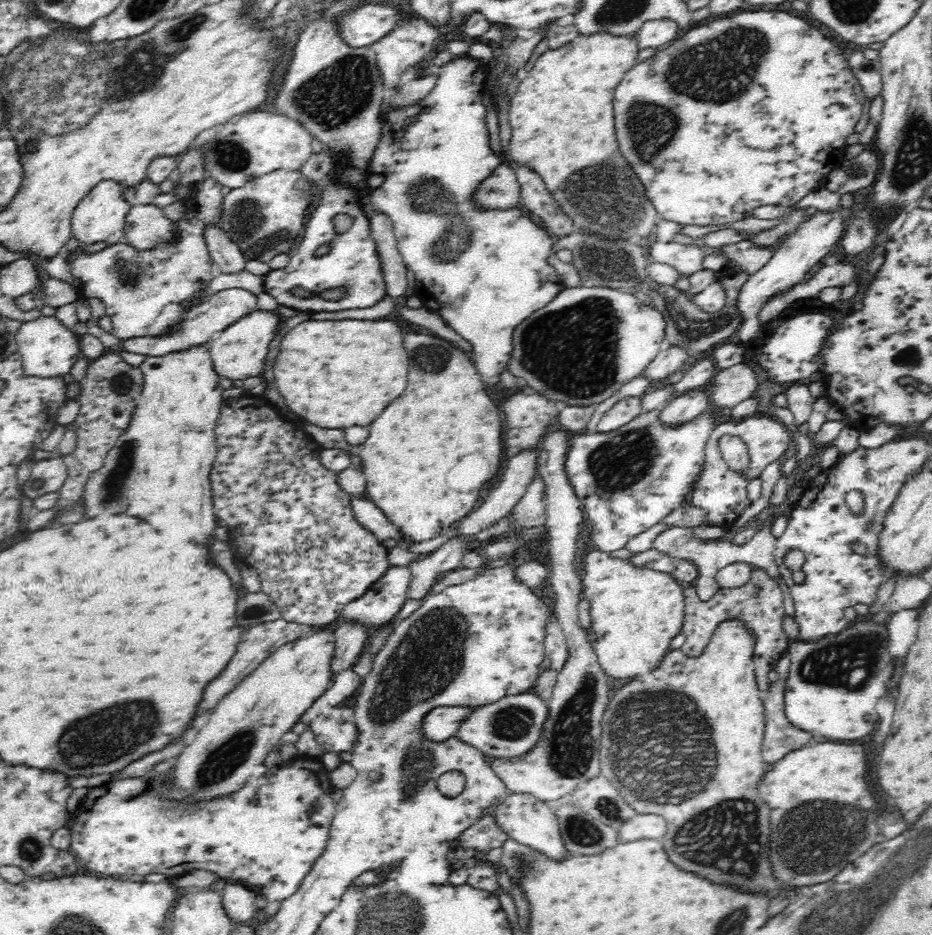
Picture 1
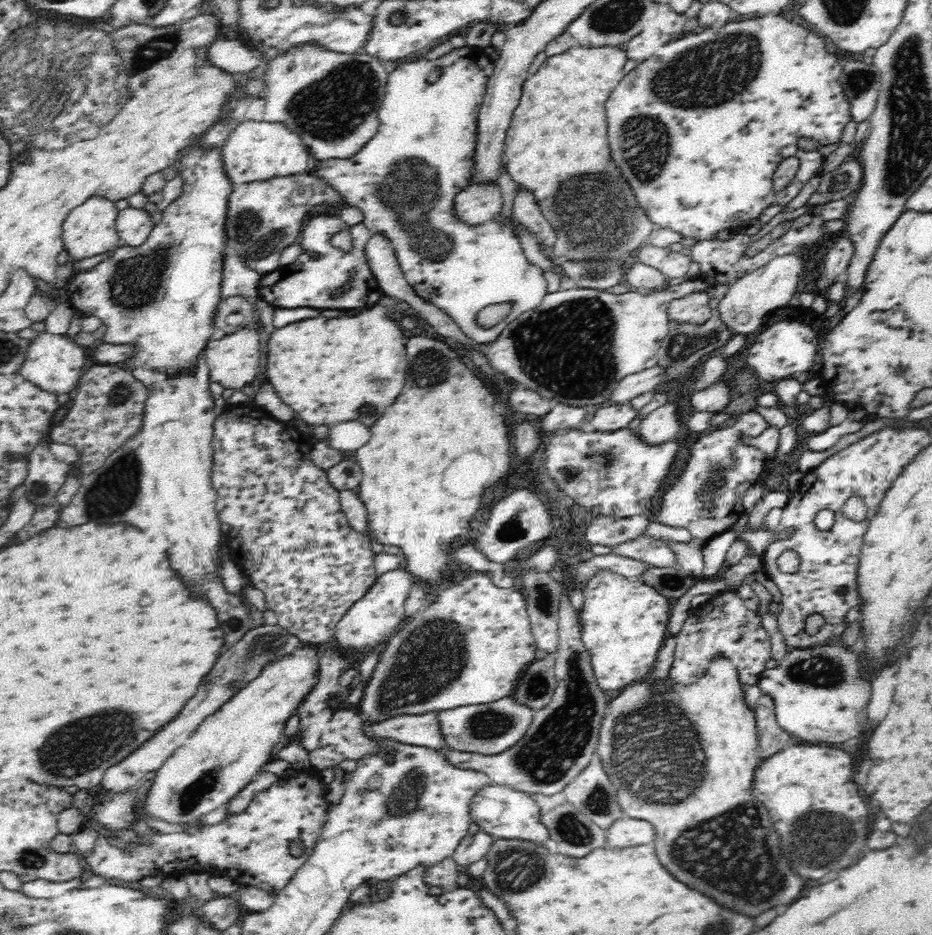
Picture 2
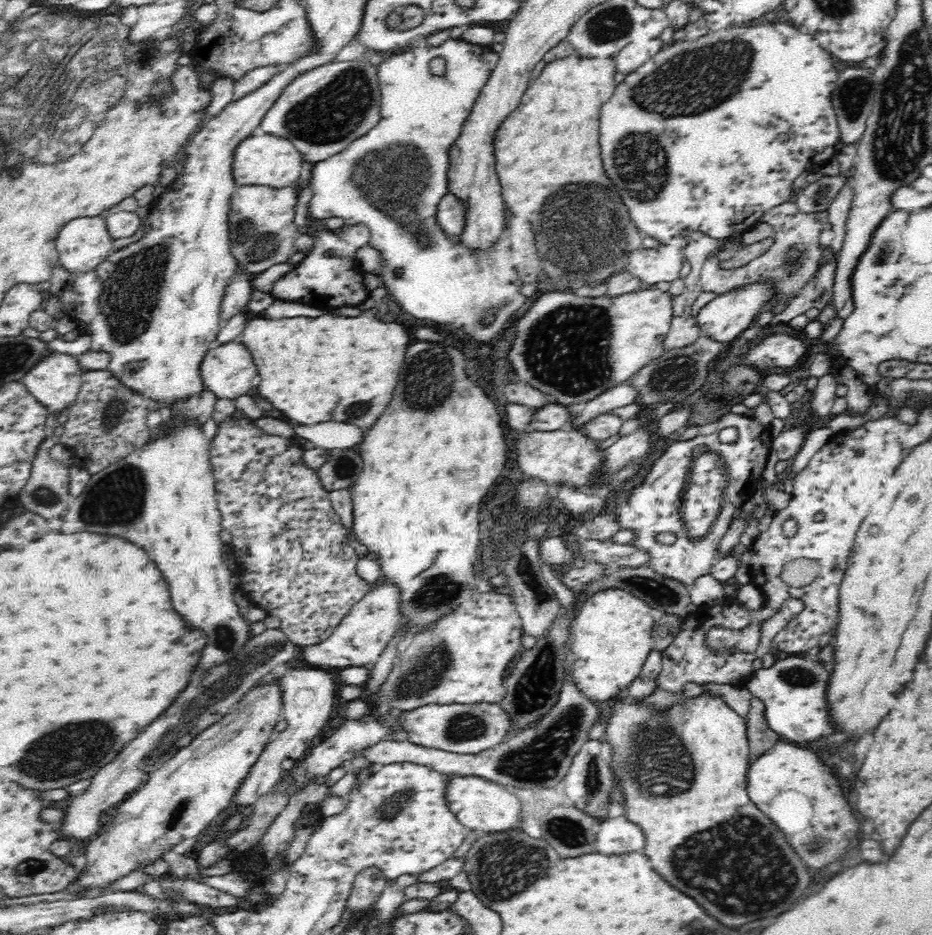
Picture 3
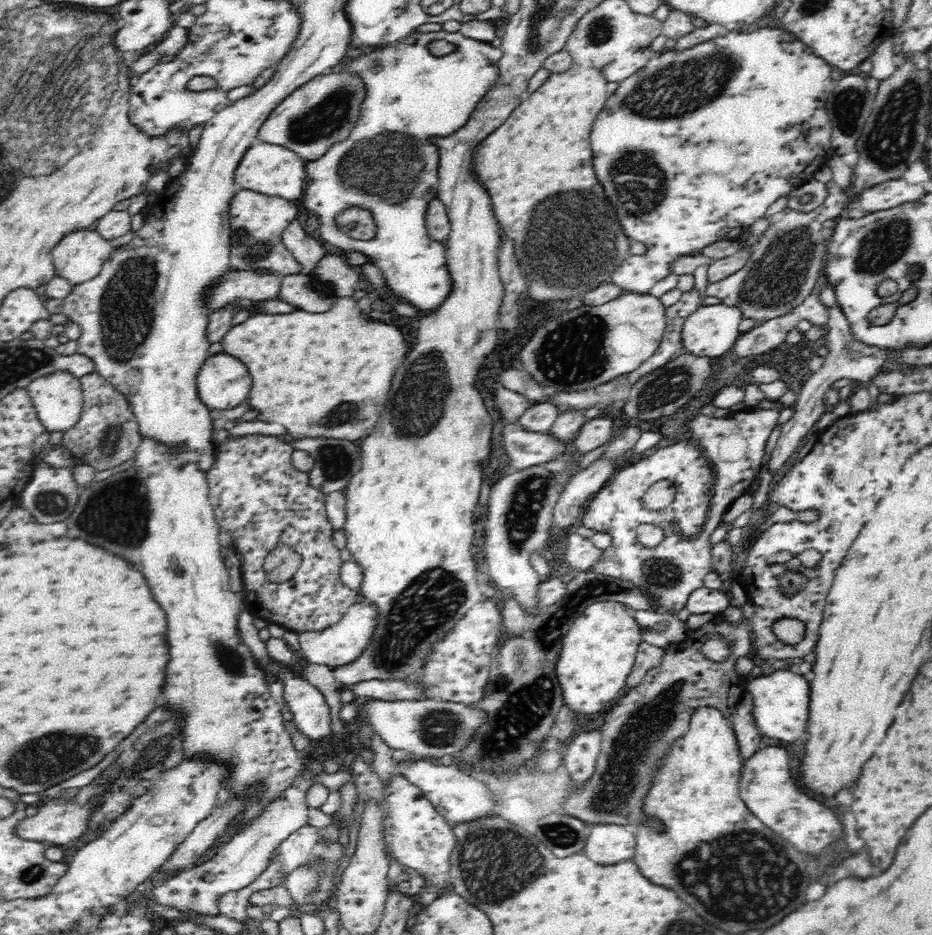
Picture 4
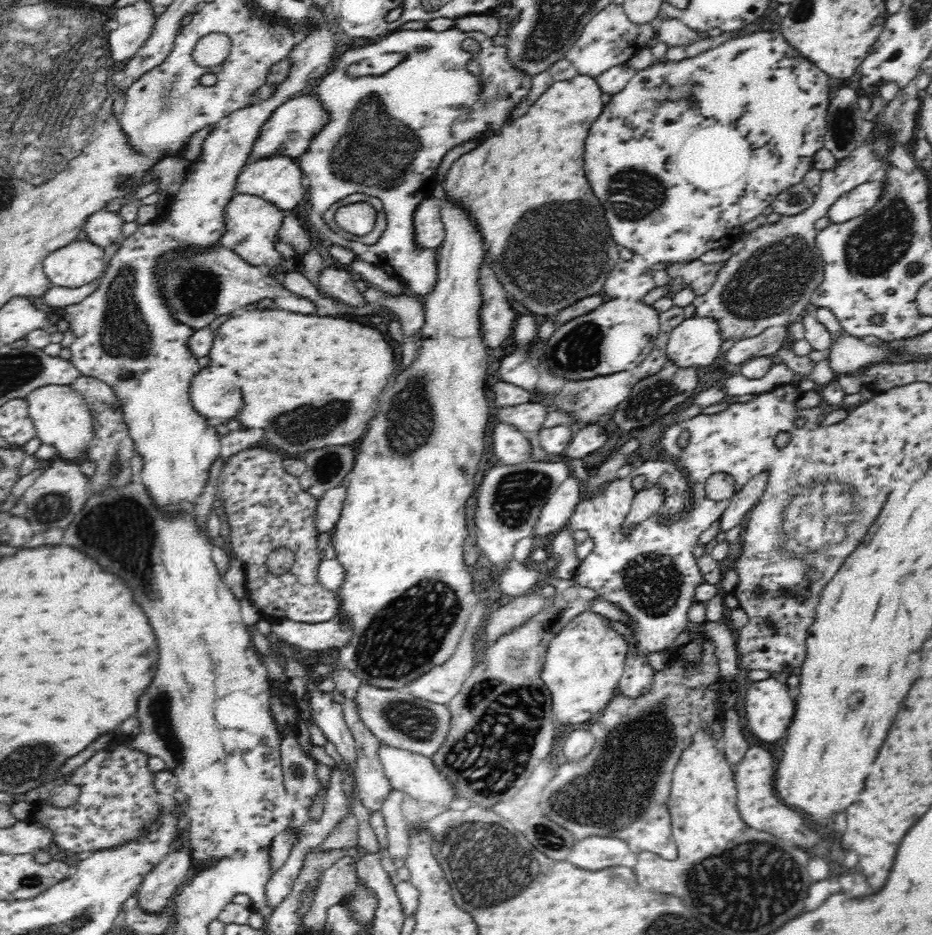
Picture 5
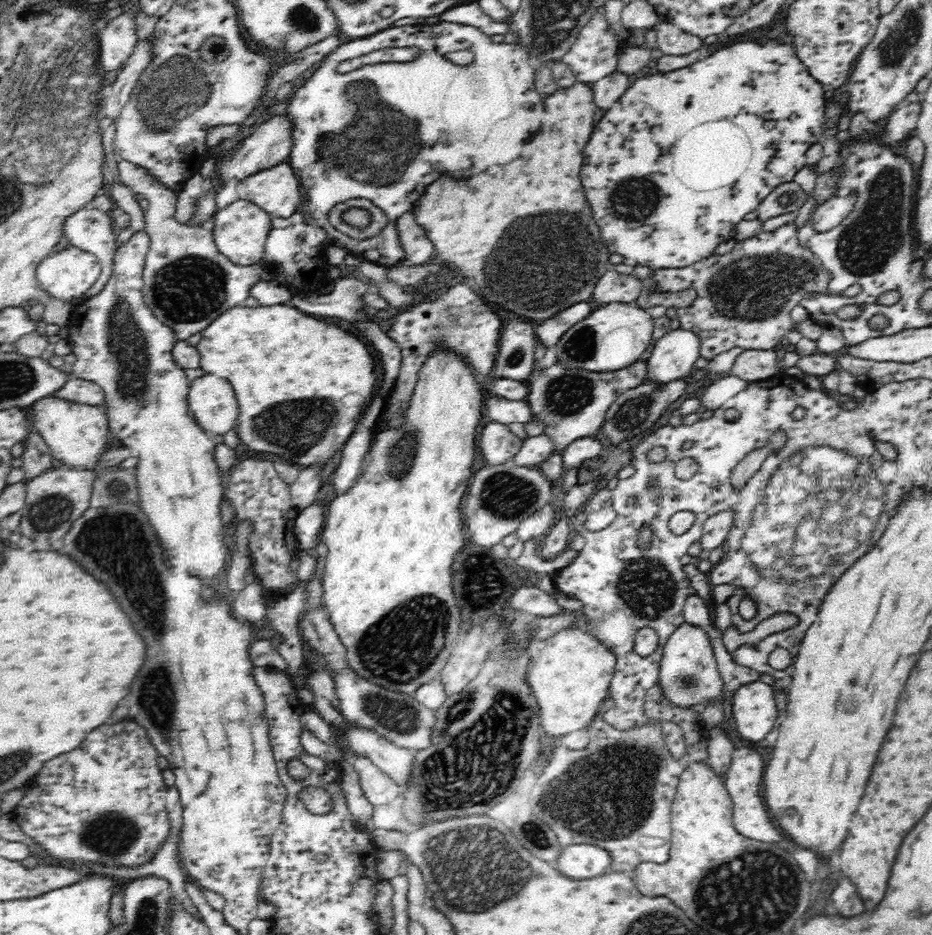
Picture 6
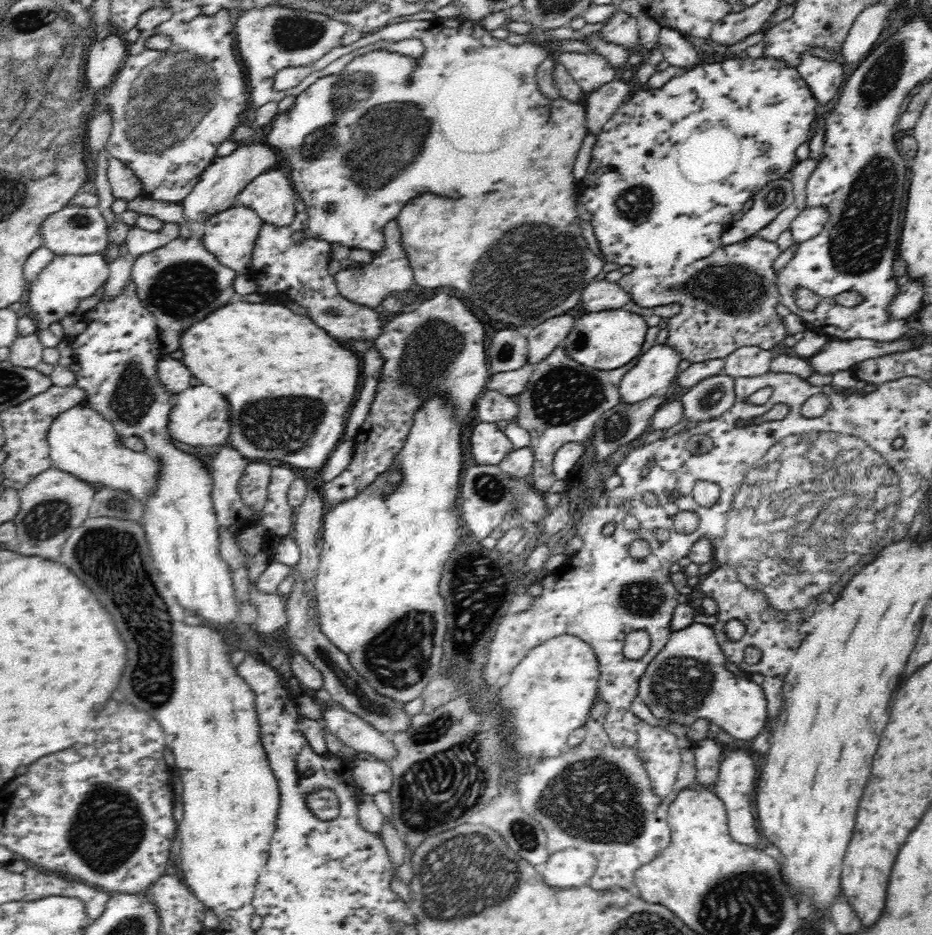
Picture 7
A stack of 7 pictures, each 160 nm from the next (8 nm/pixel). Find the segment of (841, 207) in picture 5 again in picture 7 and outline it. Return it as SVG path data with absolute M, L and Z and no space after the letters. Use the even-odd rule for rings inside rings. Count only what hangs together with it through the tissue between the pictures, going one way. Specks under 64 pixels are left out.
M806 207L790 222L793 242L799 244L814 238L822 232L824 226L828 224L828 220L830 220L830 209L828 207Z

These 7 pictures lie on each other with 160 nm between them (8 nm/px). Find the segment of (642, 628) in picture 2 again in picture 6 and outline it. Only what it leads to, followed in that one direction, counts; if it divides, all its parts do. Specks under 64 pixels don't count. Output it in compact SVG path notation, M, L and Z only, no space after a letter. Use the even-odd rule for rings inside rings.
M578 626L559 630L541 642L530 666L529 683L542 709L542 726L548 734L564 736L586 729L603 702L609 698L610 682L616 672L616 653L601 639Z

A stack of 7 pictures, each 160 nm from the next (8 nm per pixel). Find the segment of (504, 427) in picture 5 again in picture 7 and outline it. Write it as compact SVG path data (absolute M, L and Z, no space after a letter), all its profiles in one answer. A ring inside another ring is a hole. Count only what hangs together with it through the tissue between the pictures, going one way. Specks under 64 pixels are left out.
M480 422L474 426L470 436L471 452L478 465L498 465L502 459L514 450L512 441L505 431L499 430L495 423Z

